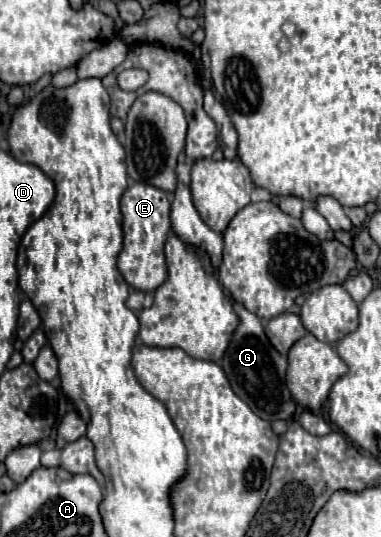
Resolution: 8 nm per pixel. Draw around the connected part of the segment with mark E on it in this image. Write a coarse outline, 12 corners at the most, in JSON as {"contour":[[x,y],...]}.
{"contour":[[143,182],[121,198],[125,282],[153,292],[167,280],[167,192]]}

